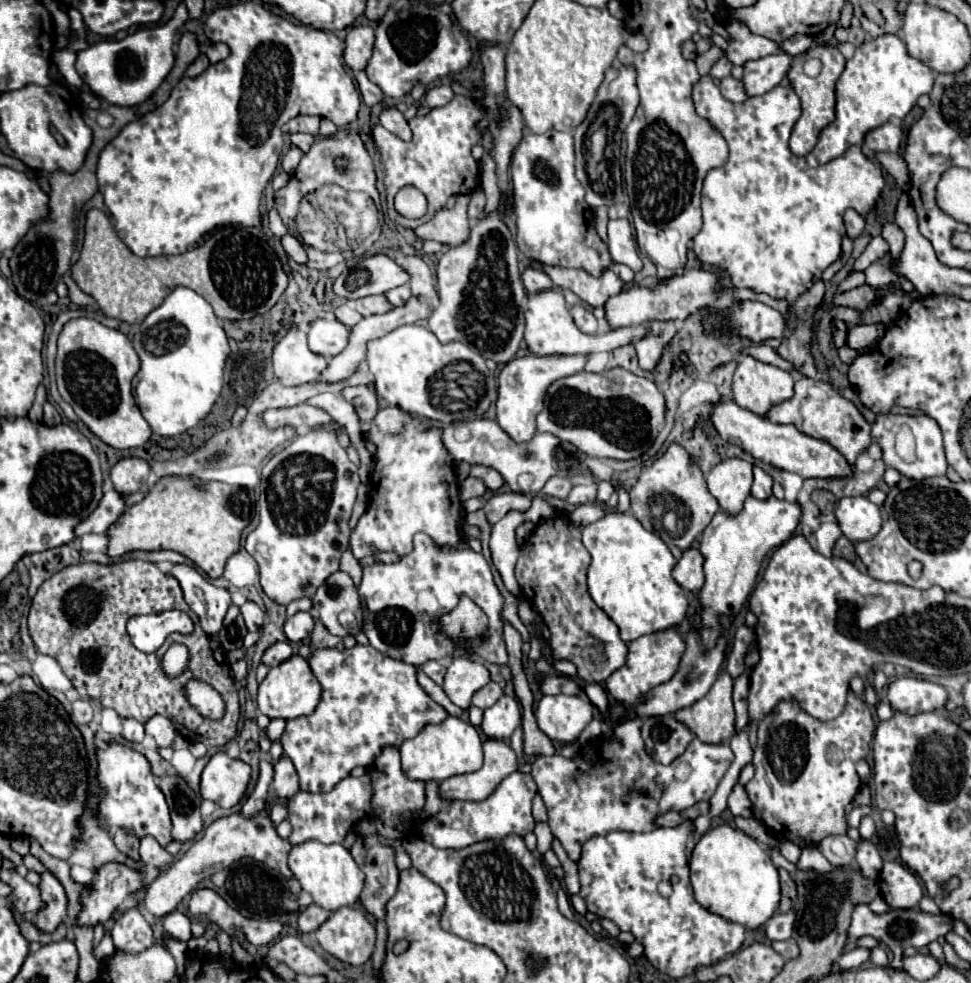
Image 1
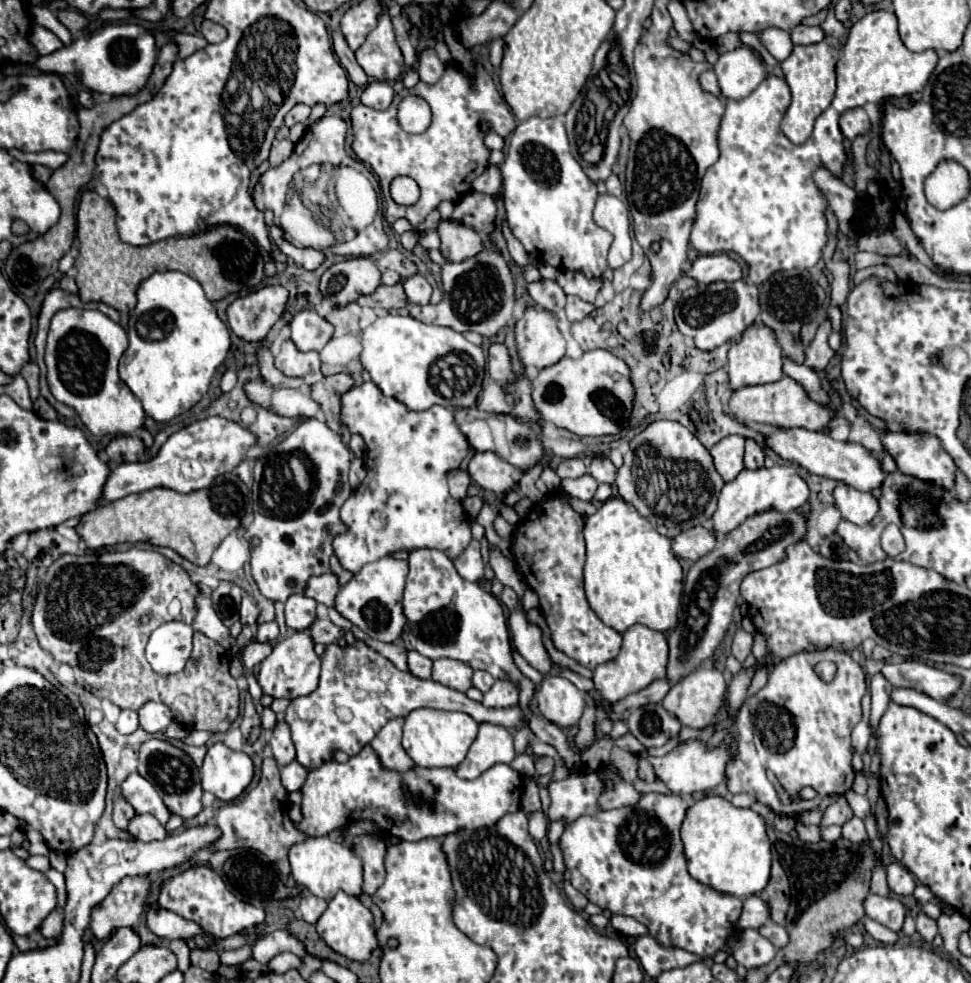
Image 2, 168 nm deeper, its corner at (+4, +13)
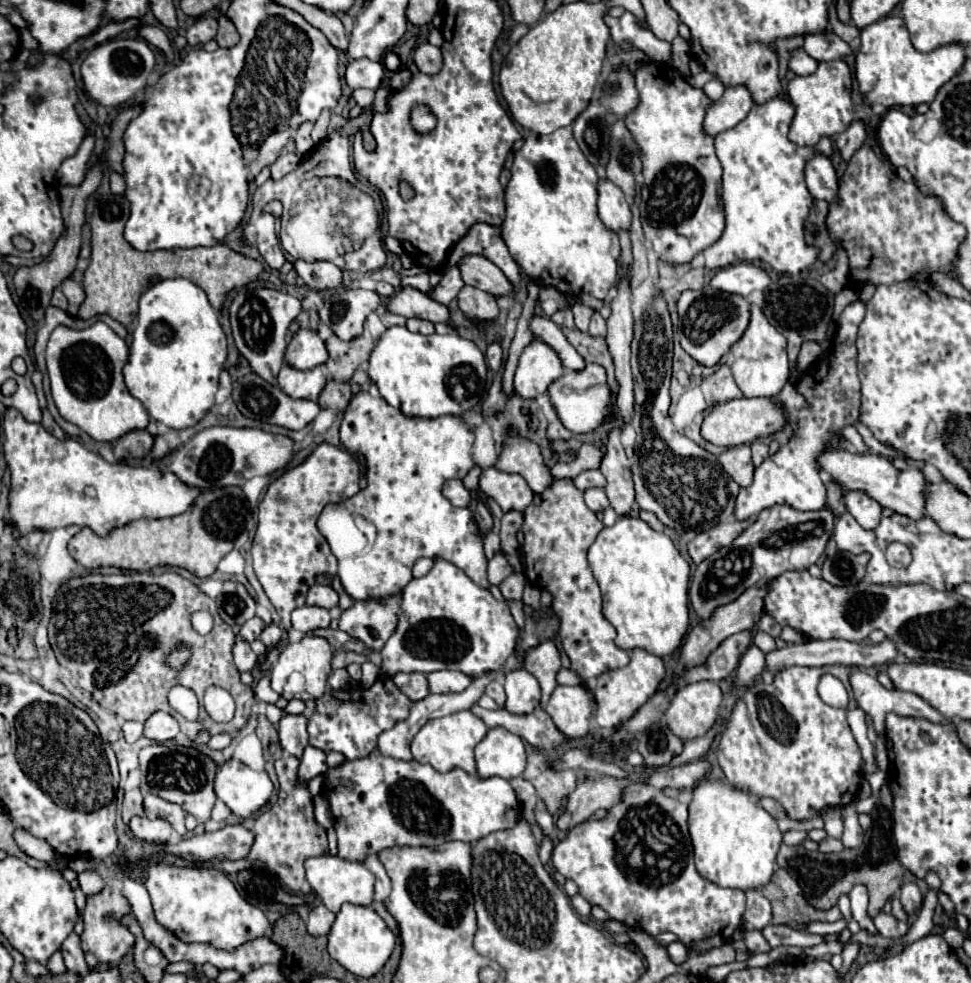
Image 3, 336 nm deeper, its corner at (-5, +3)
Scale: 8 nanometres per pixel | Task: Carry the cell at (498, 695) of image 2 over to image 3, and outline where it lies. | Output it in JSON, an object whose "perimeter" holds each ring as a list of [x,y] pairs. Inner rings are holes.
{"perimeter":[[[517,669],[505,677],[505,693],[507,693],[505,709],[515,715],[531,713],[541,699],[539,683],[527,669]]]}

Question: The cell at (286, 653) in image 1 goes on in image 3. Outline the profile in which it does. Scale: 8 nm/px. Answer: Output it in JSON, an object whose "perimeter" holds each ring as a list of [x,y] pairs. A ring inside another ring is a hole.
{"perimeter":[[[271,623],[271,625],[267,625],[265,629],[263,629],[263,633],[259,635],[259,639],[267,645],[267,647],[275,647],[279,641],[281,641],[281,629],[279,629],[279,625],[275,625],[275,623]]]}

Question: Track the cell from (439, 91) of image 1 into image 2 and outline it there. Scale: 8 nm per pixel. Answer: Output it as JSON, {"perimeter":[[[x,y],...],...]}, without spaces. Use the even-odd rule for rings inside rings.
{"perimeter":[[[426,49],[422,55],[420,55],[420,63],[418,63],[418,75],[420,75],[420,81],[428,83],[428,85],[434,85],[444,73],[444,65],[440,63],[440,59],[436,57],[434,49]]]}

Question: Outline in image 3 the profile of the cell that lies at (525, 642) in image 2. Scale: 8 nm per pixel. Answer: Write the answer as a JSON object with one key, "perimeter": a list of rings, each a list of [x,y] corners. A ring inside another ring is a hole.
{"perimeter":[[[543,641],[541,645],[537,645],[537,649],[531,649],[529,657],[525,659],[525,669],[529,673],[533,673],[539,681],[539,685],[541,685],[539,707],[545,709],[553,689],[557,687],[555,675],[561,669],[561,659],[559,659],[559,651],[557,651],[555,643],[553,641]]]}

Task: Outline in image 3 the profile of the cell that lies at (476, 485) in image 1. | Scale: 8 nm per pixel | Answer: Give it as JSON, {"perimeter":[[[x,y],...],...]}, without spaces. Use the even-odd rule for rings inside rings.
{"perimeter":[[[449,479],[443,485],[443,495],[455,505],[455,507],[467,507],[471,501],[469,491],[463,487],[463,483],[459,479]]]}

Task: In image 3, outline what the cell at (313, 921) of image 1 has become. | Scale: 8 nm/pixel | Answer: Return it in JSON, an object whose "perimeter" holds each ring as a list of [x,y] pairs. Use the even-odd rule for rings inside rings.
{"perimeter":[[[317,905],[307,919],[307,931],[315,937],[327,935],[331,931],[331,925],[335,921],[335,913],[331,913],[325,905]]]}

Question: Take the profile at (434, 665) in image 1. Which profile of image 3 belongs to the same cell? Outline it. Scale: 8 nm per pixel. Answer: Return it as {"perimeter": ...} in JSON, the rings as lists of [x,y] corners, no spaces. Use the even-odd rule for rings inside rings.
{"perimeter":[[[397,673],[393,677],[393,683],[399,687],[401,693],[405,693],[411,701],[419,701],[429,695],[427,681],[423,673]]]}

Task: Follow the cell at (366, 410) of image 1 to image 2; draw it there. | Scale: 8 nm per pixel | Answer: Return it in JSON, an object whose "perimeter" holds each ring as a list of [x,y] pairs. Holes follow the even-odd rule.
{"perimeter":[[[338,373],[338,375],[330,375],[324,377],[322,381],[312,385],[312,397],[320,403],[324,415],[326,415],[326,423],[328,427],[332,427],[338,432],[342,441],[348,445],[351,439],[351,433],[340,421],[340,395],[344,395],[346,391],[350,391],[354,387],[354,379],[348,373]]]}

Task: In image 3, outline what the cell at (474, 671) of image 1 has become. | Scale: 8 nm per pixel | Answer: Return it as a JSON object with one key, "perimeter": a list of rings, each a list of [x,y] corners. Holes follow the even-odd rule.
{"perimeter":[[[433,671],[427,675],[429,693],[459,693],[469,683],[471,677],[457,671]]]}

